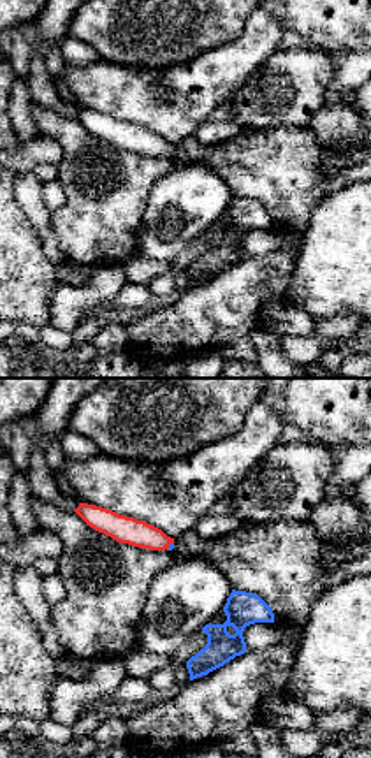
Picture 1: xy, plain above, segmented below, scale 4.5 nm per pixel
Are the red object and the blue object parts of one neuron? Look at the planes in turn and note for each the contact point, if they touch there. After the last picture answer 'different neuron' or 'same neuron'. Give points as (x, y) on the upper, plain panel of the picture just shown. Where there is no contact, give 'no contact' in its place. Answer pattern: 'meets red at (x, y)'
meets red at (169, 150)

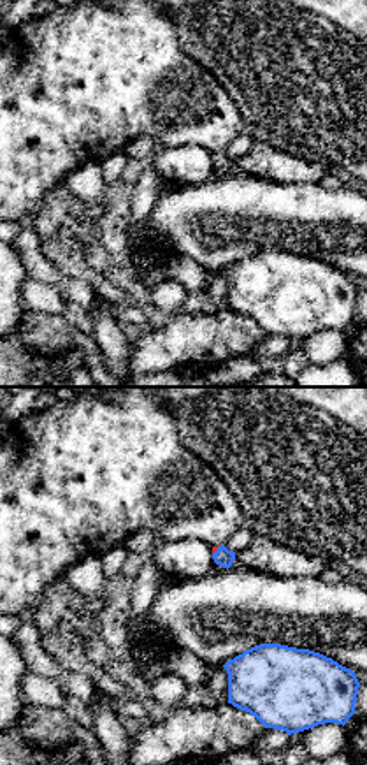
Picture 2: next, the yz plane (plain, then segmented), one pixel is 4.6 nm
meets red at (215, 157)

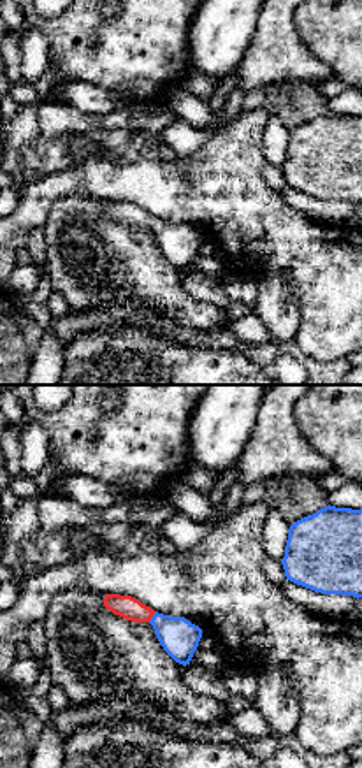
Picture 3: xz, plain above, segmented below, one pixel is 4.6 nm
meets red at (152, 222)

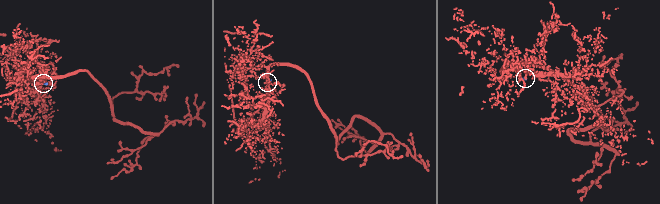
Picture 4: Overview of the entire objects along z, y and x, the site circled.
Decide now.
same neuron

